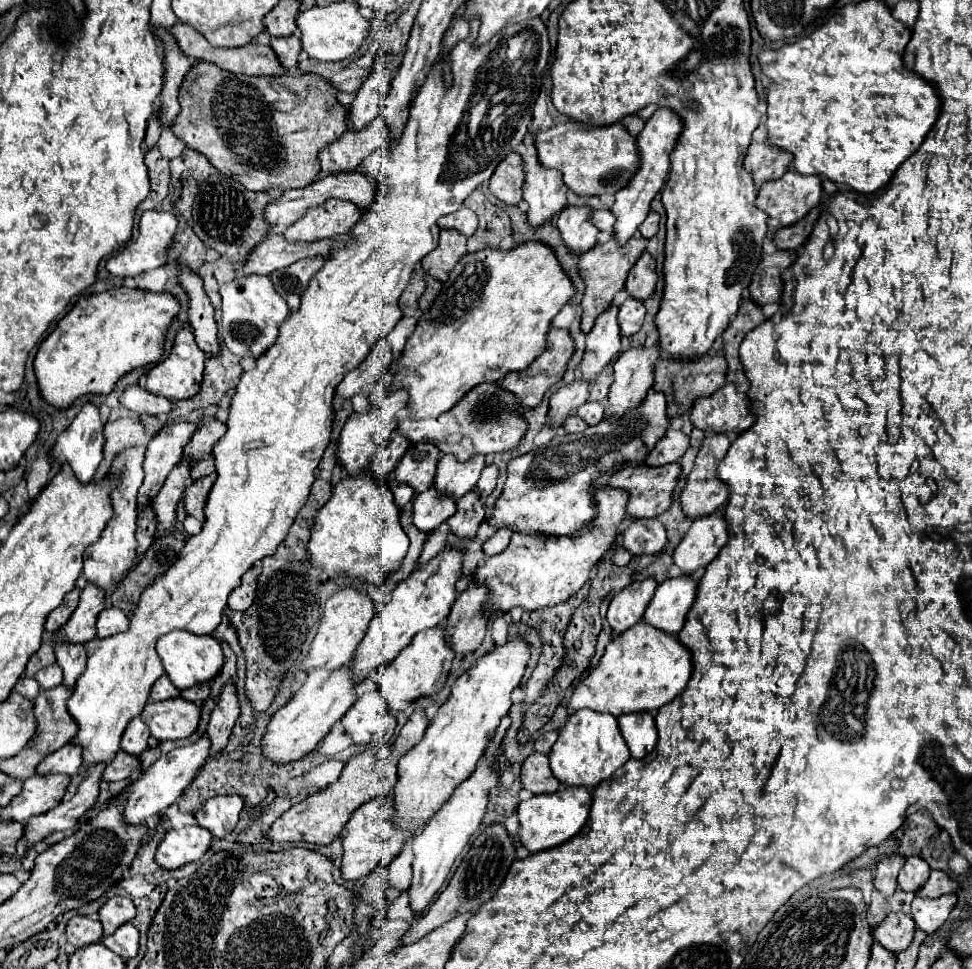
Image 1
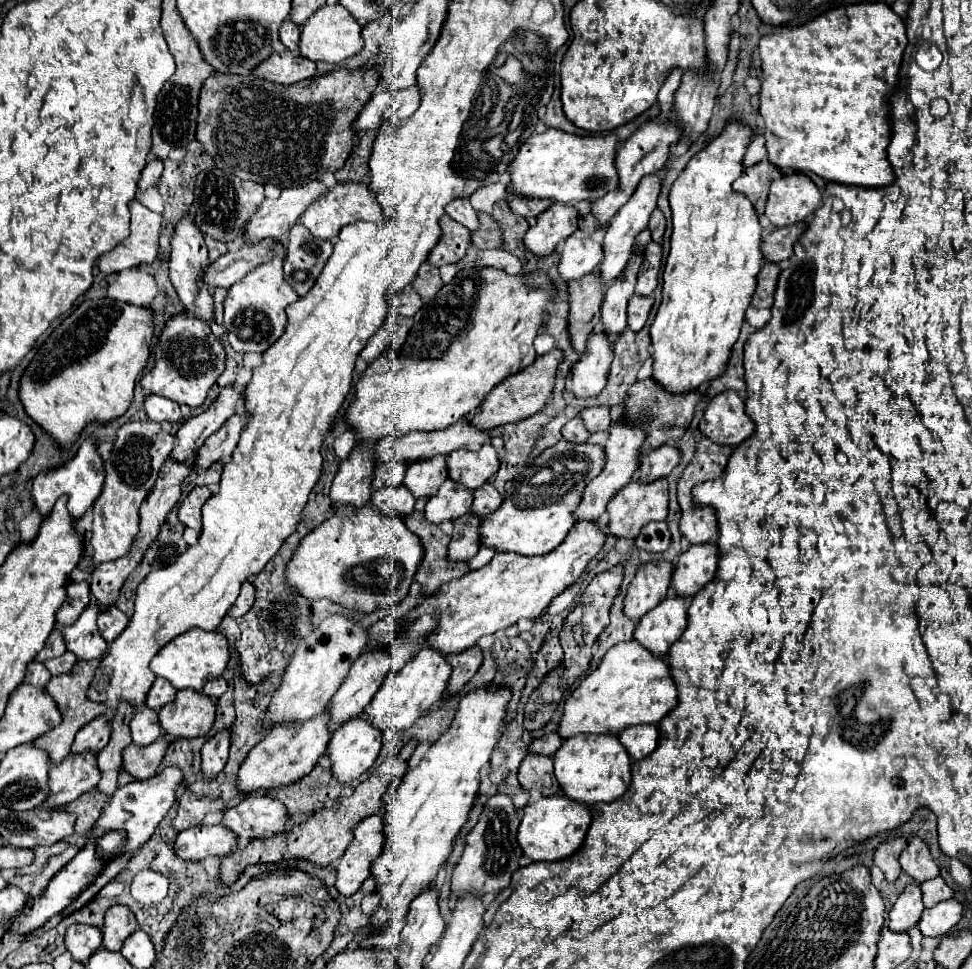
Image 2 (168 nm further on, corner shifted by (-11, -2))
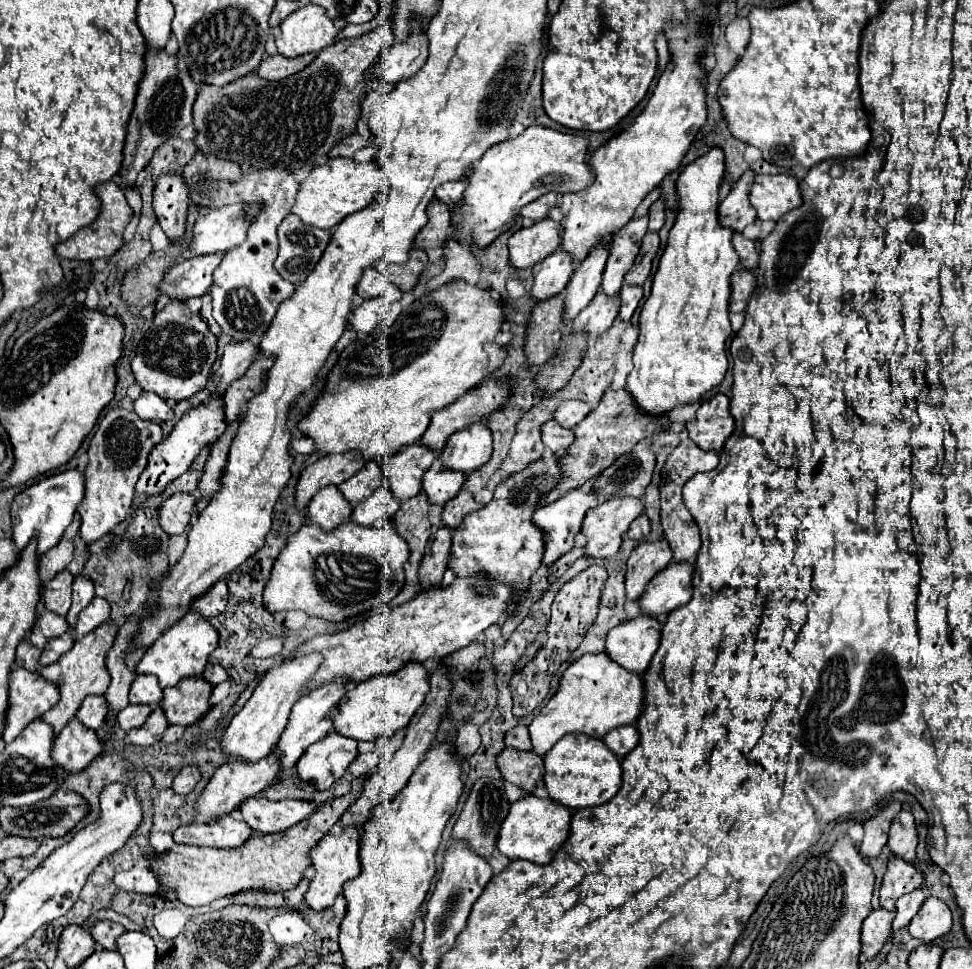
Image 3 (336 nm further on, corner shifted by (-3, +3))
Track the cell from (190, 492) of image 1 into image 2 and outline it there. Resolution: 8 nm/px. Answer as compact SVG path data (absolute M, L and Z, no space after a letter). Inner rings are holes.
M196 487L188 493L188 497L182 501L178 509L178 519L184 527L190 527L194 531L202 529L202 505L208 501L210 491L206 487Z

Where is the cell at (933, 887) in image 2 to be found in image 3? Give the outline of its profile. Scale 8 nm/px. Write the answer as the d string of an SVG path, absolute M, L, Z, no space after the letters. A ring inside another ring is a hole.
M918 888L912 894L904 894L904 898L898 898L896 902L896 918L892 922L892 928L902 928L908 926L908 922L916 916L920 910L922 902L926 900L926 888Z

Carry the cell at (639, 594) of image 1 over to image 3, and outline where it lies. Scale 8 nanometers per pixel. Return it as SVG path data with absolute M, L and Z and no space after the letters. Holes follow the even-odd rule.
M666 540L640 542L628 558L626 570L626 600L640 600L648 582L672 560L672 550Z

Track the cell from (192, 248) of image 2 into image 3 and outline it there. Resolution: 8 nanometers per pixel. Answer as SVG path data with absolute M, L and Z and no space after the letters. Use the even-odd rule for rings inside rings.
M172 174L172 176L160 176L156 188L154 188L154 212L158 216L160 228L168 236L168 240L180 242L186 234L186 216L188 216L188 206L190 206L190 188L184 184L182 174Z

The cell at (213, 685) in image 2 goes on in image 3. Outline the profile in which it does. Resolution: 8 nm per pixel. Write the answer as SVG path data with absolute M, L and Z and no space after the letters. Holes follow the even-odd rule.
M210 660L210 662L206 664L206 670L204 670L202 678L204 678L206 682L210 682L212 686L216 686L216 684L220 684L220 682L226 682L226 680L228 680L228 674L226 674L226 670L224 670L216 660Z

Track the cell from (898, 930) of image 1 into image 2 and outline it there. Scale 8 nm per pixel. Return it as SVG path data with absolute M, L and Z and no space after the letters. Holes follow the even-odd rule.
M910 883L900 893L900 897L896 899L894 907L888 913L890 915L888 927L892 931L908 931L910 927L914 927L918 923L922 911L924 911L924 905L922 905L920 887L918 887L918 883Z

